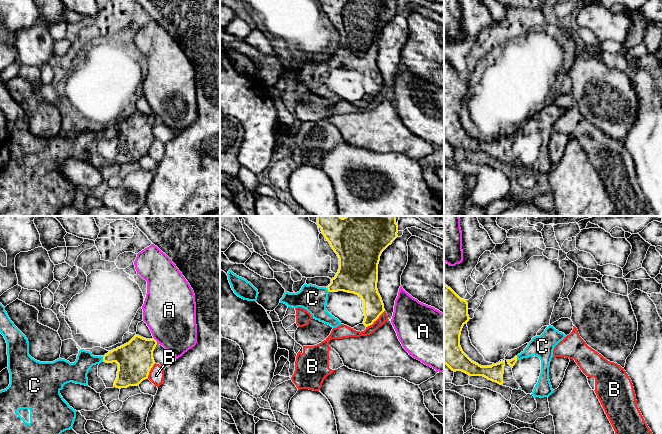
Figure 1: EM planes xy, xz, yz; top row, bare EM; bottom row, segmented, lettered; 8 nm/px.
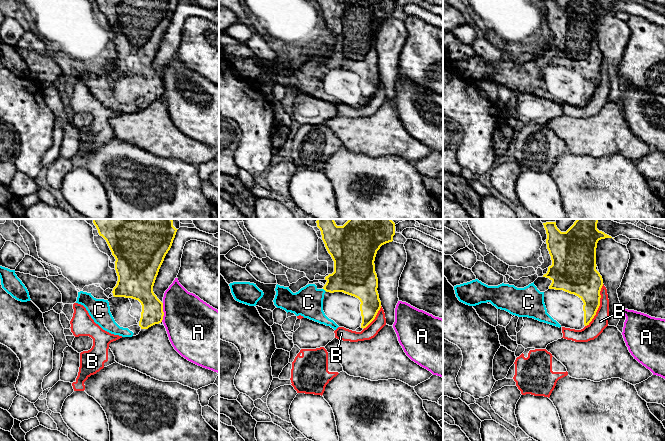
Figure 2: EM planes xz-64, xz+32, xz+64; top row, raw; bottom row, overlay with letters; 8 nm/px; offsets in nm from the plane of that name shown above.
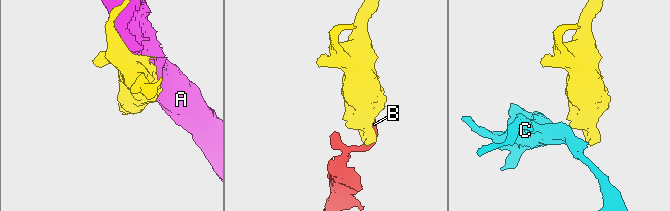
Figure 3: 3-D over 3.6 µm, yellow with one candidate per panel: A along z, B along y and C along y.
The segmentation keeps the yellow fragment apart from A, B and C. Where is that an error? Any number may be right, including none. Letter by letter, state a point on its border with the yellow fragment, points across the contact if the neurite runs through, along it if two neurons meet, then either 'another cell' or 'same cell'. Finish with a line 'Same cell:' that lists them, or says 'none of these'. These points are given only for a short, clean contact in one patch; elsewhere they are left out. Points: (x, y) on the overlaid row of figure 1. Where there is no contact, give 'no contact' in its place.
A: xy (155, 340) | another cell
B: xz (375, 320) | along xz (384, 310), (366, 327) | another cell
C: xy (103, 359) | across xy (134, 359), (103, 359), (88, 360), (76, 372) | same cell
Same cell: C

